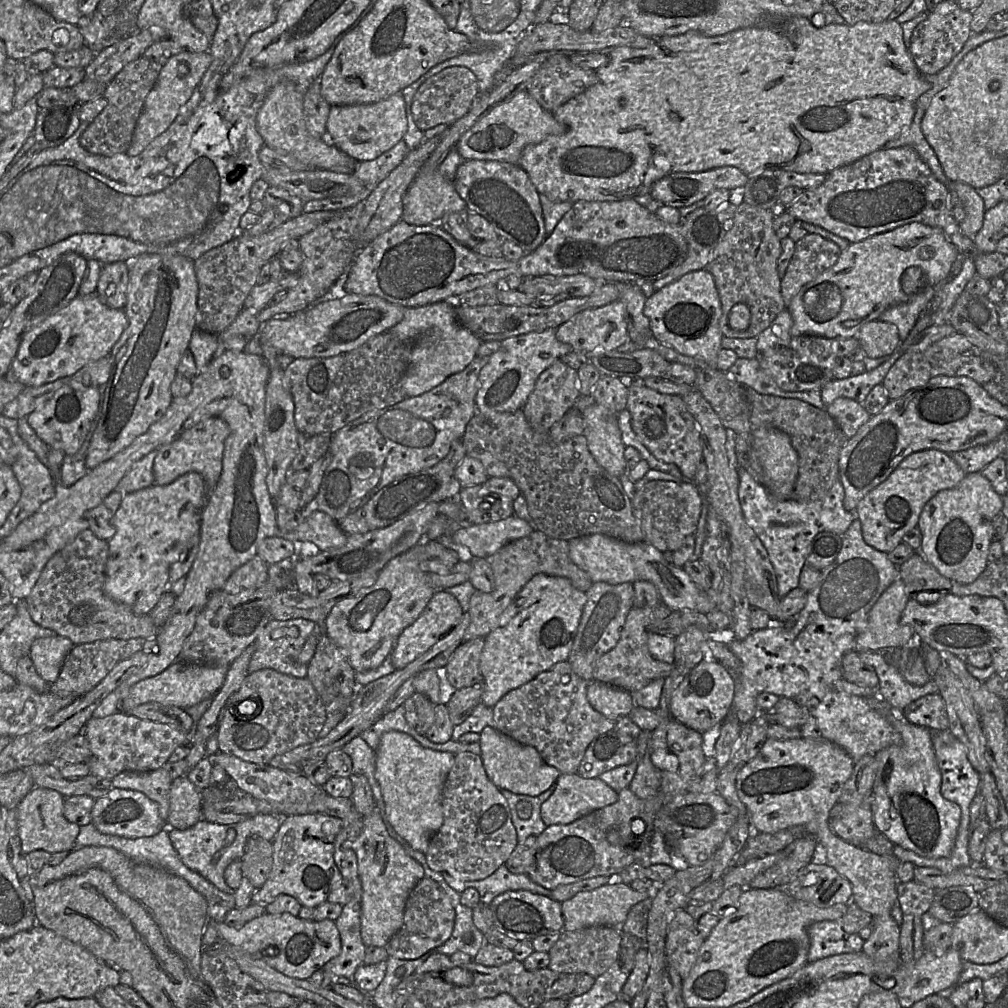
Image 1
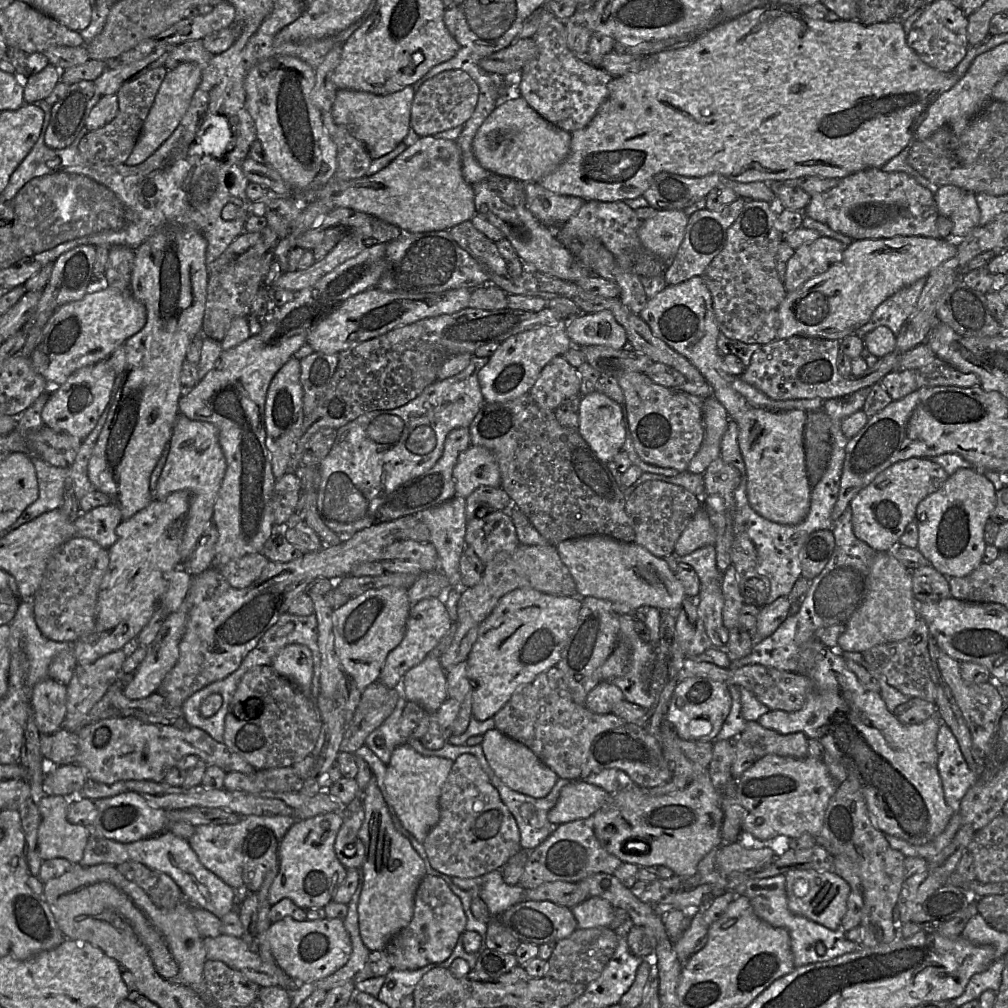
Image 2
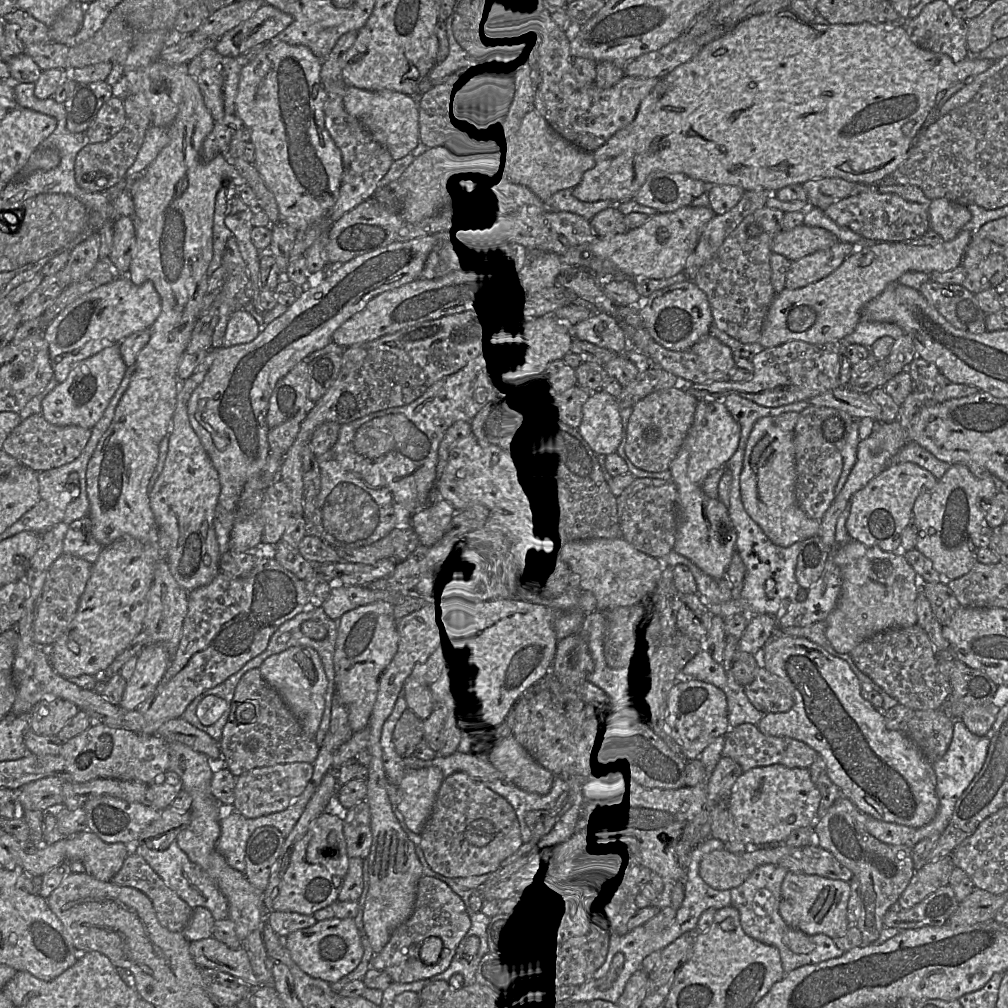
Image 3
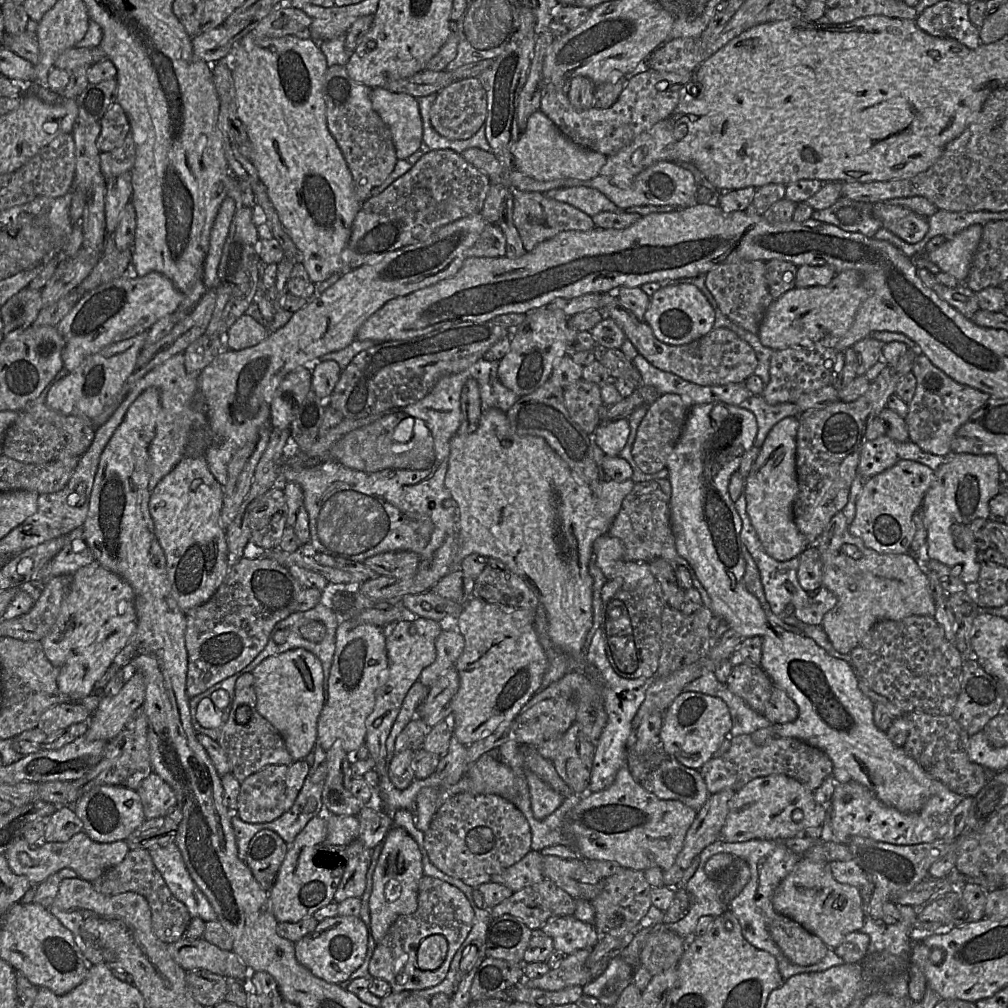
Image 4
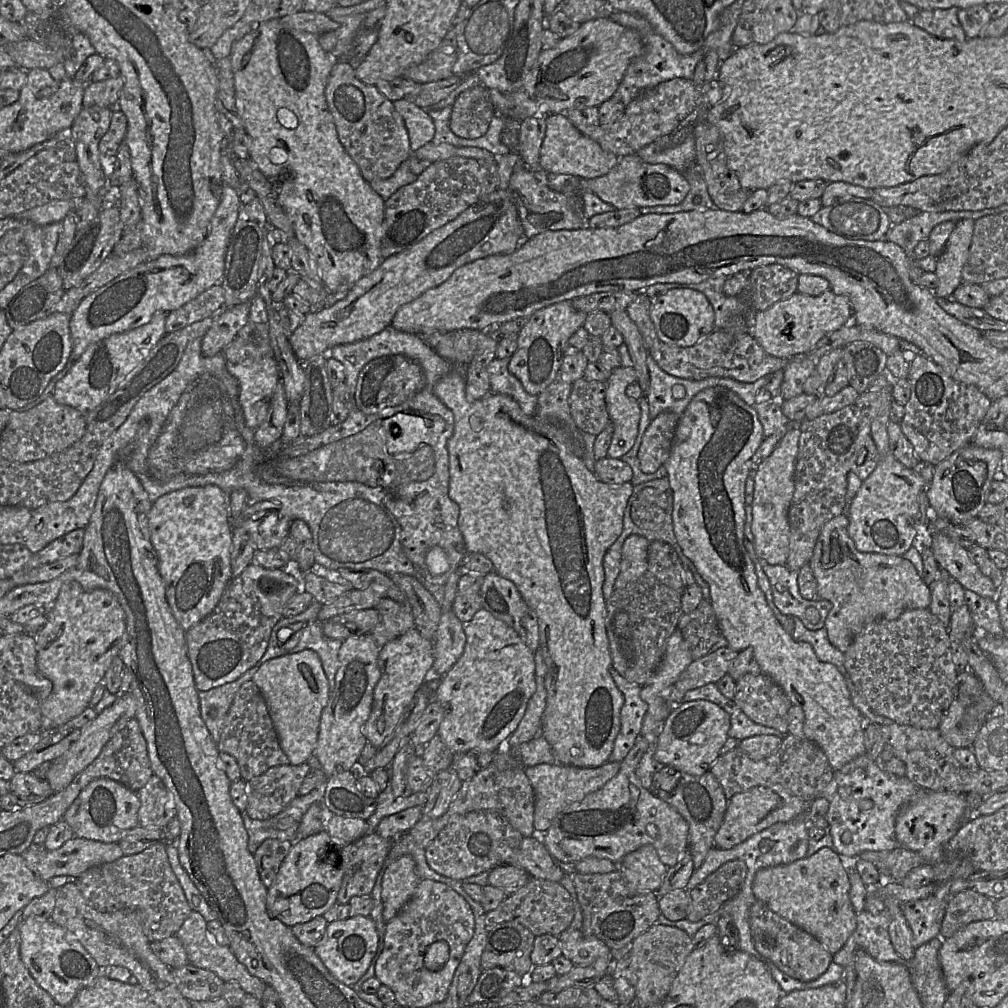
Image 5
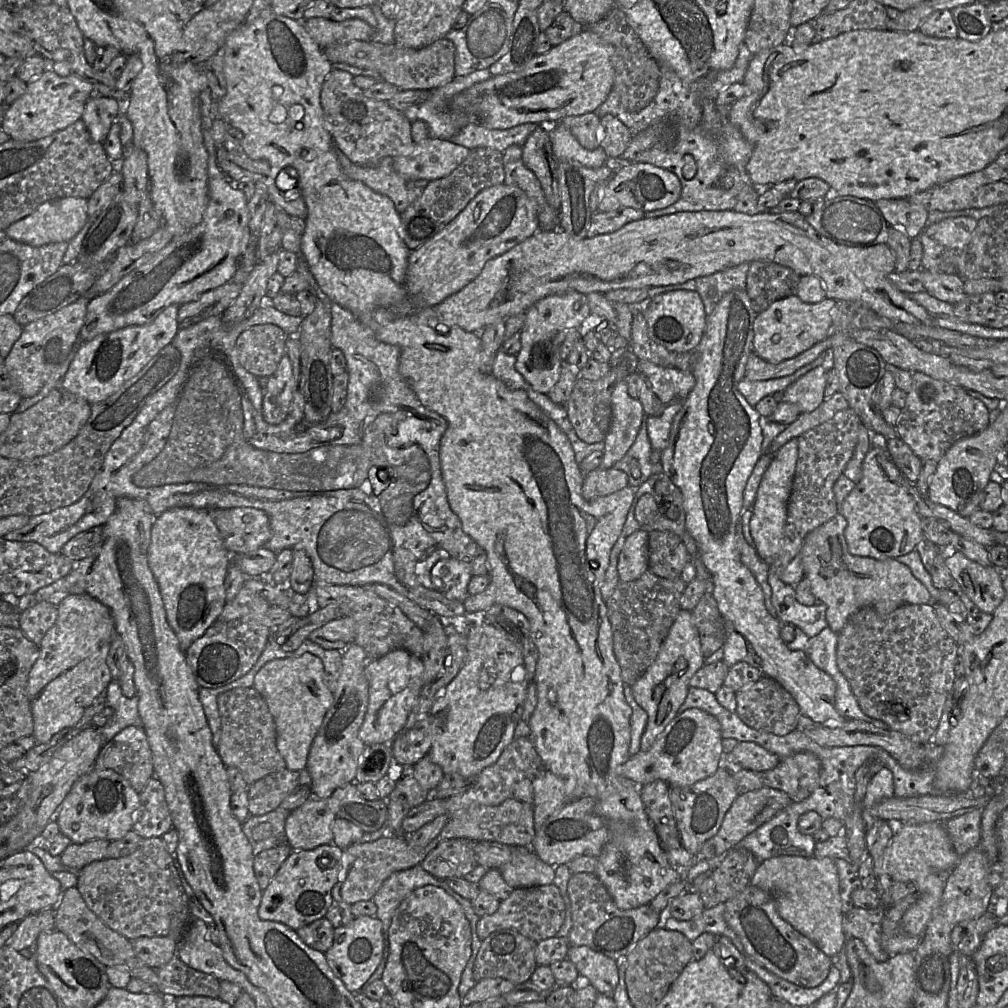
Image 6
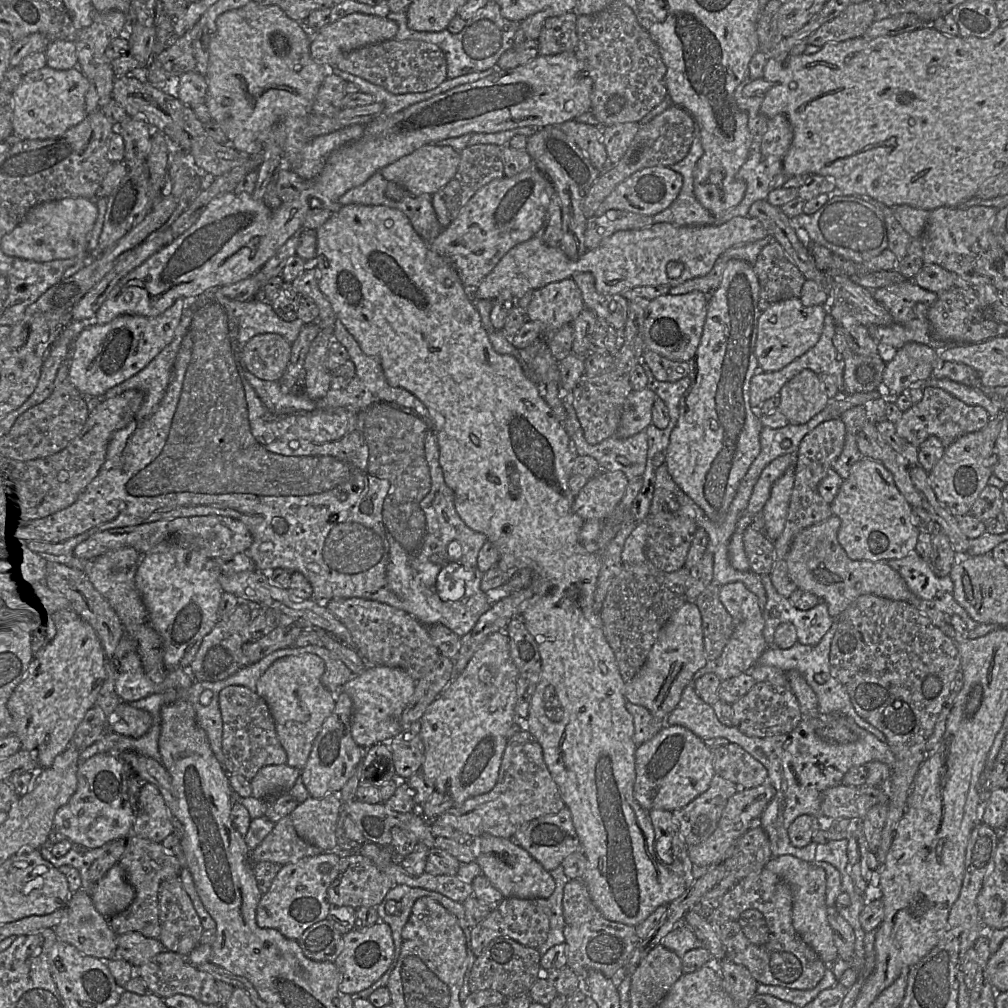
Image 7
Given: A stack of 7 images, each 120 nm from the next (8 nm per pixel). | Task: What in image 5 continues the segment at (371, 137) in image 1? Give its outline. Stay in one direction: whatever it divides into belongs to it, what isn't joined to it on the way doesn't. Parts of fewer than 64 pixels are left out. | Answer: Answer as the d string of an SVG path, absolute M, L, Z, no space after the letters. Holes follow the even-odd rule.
M406 98L396 100L393 104L404 120L411 152L430 143L435 134L435 127L427 111Z

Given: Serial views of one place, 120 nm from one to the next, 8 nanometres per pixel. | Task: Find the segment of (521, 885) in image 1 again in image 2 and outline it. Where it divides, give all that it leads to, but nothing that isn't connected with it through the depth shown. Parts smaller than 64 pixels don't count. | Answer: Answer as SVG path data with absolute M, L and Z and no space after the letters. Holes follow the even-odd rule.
M494 870L474 878L451 877L453 883L468 891L481 887L480 898L485 902L492 915L502 914L514 904L524 901L526 889L517 885L508 885L503 881L502 871Z

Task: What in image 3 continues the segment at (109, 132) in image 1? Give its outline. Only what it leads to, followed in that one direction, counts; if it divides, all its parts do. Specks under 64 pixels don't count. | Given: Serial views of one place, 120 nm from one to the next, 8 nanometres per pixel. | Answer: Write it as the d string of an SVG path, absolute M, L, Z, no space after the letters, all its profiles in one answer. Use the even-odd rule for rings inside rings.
M127 94L123 104L126 116L123 128L107 141L87 143L76 156L76 182L87 192L104 192L126 178L126 172L134 163L151 125L150 108L143 95Z

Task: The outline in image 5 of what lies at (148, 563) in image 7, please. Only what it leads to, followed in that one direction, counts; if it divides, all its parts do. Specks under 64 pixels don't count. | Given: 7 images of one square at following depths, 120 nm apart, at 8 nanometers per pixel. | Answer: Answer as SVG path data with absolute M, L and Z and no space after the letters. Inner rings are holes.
M212 484L169 492L152 503L148 524L167 601L186 632L214 610L232 579L228 494Z

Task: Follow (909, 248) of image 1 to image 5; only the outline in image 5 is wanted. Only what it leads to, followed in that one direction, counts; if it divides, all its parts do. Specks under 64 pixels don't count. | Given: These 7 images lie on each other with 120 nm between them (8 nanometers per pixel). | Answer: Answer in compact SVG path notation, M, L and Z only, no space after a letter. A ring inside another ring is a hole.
M971 219L958 221L945 244L943 252L935 261L934 273L939 279L939 285L934 291L937 298L952 298L954 290L962 284L962 269L969 254L974 222ZM831 289L818 296L796 292L766 310L755 312L751 335L769 355L790 359L794 355L807 353L823 336L849 324L852 319L853 309L847 296L837 295Z

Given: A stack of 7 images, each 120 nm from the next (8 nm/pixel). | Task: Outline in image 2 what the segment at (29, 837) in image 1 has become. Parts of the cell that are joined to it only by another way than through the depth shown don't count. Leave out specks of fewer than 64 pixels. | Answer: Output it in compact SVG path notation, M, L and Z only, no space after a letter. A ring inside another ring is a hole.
M44 794L40 798L41 823L37 842L42 860L64 858L77 864L83 857L92 828L67 821L69 801L59 795Z

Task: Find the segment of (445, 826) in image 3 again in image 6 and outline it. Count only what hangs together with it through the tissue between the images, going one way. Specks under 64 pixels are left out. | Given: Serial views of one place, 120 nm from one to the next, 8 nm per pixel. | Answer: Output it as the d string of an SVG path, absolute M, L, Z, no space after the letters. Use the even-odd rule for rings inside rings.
M454 838L441 841L421 862L421 866L439 879L462 878L477 866L476 841Z

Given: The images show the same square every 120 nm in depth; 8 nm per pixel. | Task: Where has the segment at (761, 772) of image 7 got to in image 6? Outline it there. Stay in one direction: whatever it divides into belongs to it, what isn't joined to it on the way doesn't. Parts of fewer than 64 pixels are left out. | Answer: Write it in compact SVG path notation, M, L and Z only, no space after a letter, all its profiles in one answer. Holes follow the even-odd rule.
M741 741L727 754L723 754L722 766L729 771L741 768L752 771L767 771L773 769L779 762L779 757L750 741Z

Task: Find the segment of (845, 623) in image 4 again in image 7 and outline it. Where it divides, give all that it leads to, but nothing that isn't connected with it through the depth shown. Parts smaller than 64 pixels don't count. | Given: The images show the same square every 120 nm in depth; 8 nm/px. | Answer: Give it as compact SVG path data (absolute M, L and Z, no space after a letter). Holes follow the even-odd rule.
M832 515L821 523L805 528L795 537L786 562L797 588L813 593L826 603L829 615L834 619L862 595L875 595L895 601L911 600L915 595L901 575L889 566L888 561L854 561L848 557L838 541L840 525L840 518Z

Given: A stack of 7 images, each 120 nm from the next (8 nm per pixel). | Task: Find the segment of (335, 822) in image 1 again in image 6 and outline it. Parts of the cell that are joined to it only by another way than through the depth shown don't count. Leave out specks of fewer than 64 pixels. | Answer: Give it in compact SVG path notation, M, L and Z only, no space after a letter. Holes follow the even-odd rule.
M316 847L312 850L294 850L278 869L276 875L263 891L258 915L262 920L276 921L297 931L315 920L326 916L334 903L332 890L338 881L342 868L342 857L336 861L330 854L321 854L330 847ZM331 858L330 868L321 868L320 860Z

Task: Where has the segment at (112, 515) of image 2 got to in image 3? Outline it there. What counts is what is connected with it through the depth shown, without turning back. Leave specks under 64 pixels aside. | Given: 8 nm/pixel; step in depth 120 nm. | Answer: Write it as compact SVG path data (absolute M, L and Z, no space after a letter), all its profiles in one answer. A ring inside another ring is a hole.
M89 516L73 521L64 538L63 553L95 563L104 547L92 534L92 521Z

